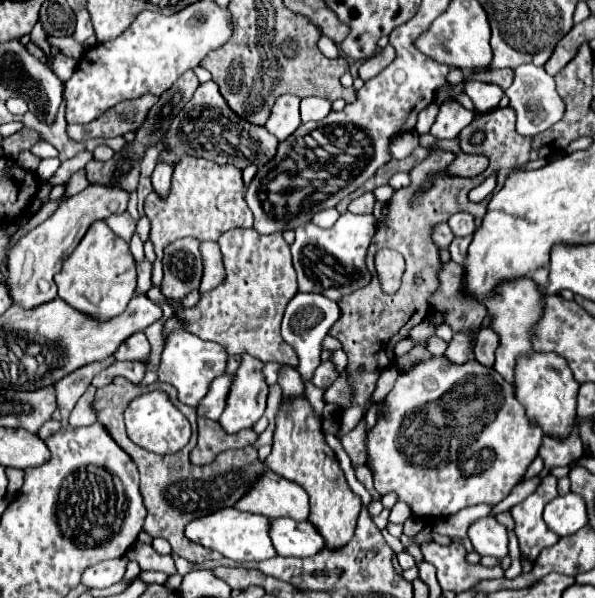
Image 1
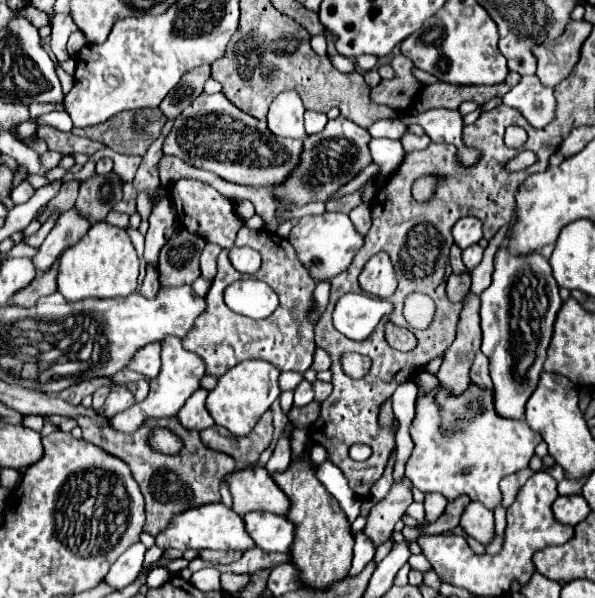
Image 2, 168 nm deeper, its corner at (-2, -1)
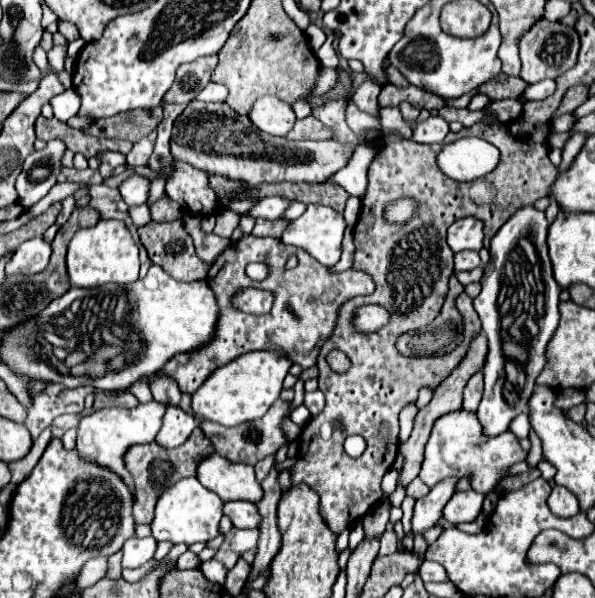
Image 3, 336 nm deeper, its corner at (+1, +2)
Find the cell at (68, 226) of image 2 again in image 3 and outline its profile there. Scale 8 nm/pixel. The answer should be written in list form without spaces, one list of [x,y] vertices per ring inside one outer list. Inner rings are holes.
[[[66,197],[66,199],[62,201],[62,211],[60,211],[58,219],[56,219],[56,225],[62,227],[62,225],[68,221],[68,217],[70,217],[72,211],[74,211],[74,199],[72,199],[72,197]]]

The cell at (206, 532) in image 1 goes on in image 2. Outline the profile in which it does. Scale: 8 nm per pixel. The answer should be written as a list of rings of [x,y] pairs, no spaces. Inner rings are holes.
[[[211,502],[197,508],[189,508],[187,512],[175,514],[169,522],[169,526],[157,534],[159,548],[211,548],[211,550],[249,550],[253,548],[251,536],[247,536],[243,528],[243,518],[235,514],[231,508],[227,508],[223,502]]]

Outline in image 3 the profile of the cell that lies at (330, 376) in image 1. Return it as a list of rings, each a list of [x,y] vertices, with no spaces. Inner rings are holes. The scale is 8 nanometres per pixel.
[[[320,389],[304,395],[304,405],[310,409],[312,415],[318,415],[324,409],[324,393]]]

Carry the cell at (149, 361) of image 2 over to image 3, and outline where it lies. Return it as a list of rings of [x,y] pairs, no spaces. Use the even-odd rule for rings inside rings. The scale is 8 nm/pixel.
[[[160,373],[148,375],[148,385],[156,401],[168,403],[168,405],[178,405],[180,403],[180,389],[176,389],[176,381],[172,377],[164,377]]]

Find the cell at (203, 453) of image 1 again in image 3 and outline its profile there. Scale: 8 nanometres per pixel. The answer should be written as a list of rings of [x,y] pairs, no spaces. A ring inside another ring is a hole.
[[[278,399],[270,409],[268,413],[258,419],[258,421],[250,421],[250,423],[242,423],[238,427],[224,427],[220,423],[214,423],[214,421],[204,421],[200,425],[200,429],[204,431],[204,435],[212,441],[214,449],[218,455],[230,459],[230,461],[236,461],[236,463],[250,463],[250,465],[256,465],[260,459],[264,459],[266,455],[270,453],[276,453],[282,445],[284,445],[284,433],[282,433],[282,417],[288,413],[290,405],[282,399]]]

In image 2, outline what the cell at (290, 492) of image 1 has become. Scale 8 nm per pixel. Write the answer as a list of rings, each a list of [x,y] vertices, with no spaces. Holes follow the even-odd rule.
[[[247,466],[223,478],[233,496],[233,510],[243,516],[253,510],[287,514],[289,500],[261,466]]]

